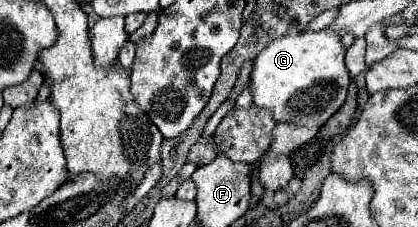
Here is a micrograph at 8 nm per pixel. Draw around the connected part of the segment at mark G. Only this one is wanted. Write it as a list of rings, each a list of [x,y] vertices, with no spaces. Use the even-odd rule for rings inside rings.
[[[318,30],[318,32],[300,32],[294,36],[280,36],[272,40],[254,60],[254,68],[250,74],[250,88],[252,88],[252,102],[258,108],[268,108],[276,122],[292,122],[298,126],[314,128],[324,126],[332,114],[338,112],[338,108],[346,100],[350,74],[344,64],[346,48],[340,42],[338,34],[330,34],[330,30]]]

